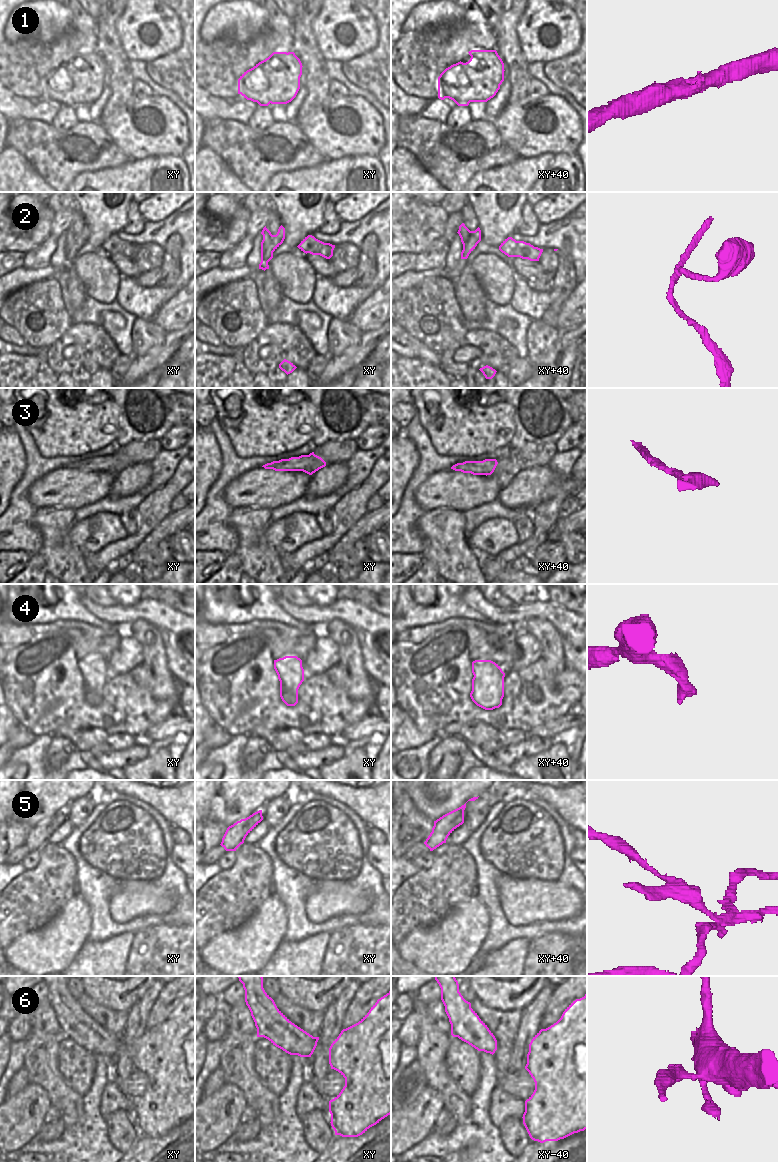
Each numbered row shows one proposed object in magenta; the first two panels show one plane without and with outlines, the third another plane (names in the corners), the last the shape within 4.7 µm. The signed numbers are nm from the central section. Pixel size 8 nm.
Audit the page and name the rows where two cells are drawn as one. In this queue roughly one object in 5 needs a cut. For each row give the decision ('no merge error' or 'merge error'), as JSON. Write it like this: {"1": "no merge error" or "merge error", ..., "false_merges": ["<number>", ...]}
{"1": "no merge error", "2": "merge error", "3": "no merge error", "4": "no merge error", "5": "merge error", "6": "merge error", "false_merges": ["2", "5", "6"]}

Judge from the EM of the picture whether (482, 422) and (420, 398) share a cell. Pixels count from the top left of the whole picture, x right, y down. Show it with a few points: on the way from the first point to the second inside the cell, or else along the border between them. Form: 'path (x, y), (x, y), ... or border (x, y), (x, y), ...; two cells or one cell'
path (467, 422), (442, 398), (435, 398); one cell

